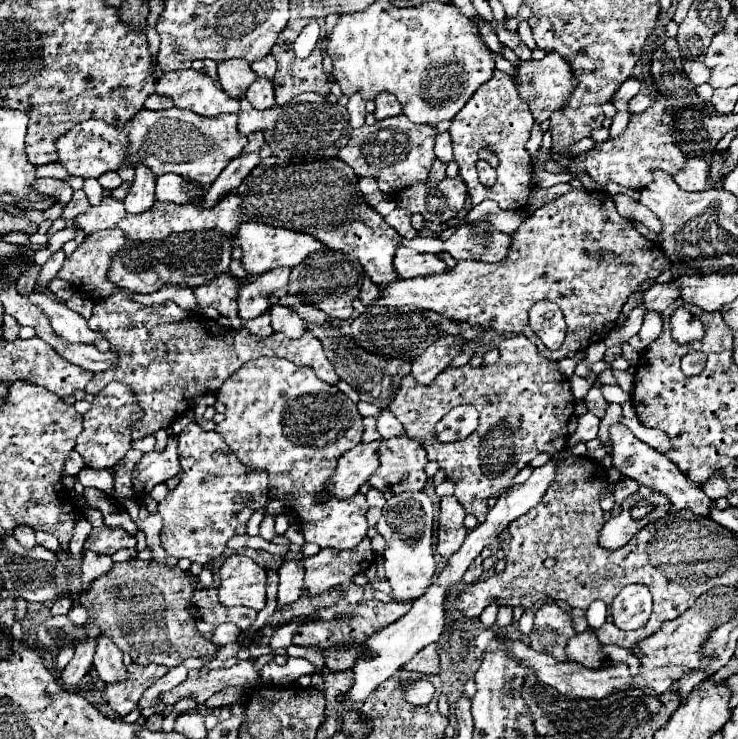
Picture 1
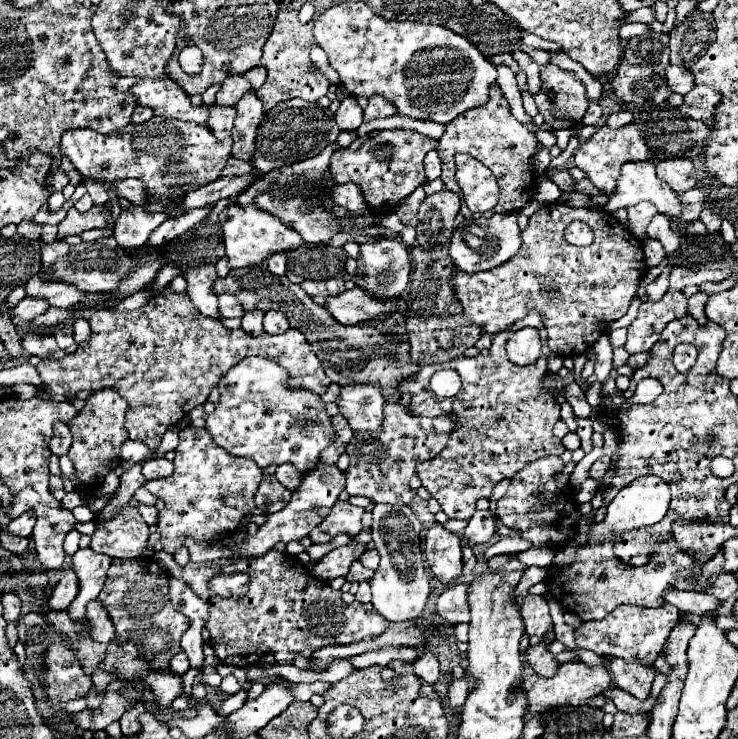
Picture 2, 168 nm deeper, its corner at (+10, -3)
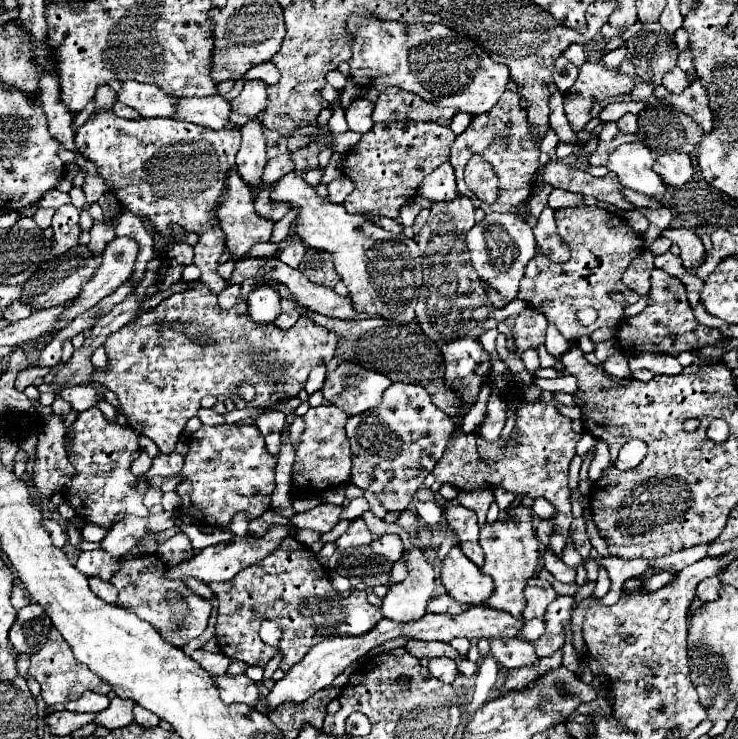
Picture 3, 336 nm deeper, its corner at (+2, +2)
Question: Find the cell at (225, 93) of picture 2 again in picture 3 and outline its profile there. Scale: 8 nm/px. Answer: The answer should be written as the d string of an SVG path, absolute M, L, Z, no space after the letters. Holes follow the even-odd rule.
M260 80L246 82L242 94L232 102L232 108L236 112L248 116L258 116L260 112L264 112L266 106L268 106L268 92L266 92L266 84Z

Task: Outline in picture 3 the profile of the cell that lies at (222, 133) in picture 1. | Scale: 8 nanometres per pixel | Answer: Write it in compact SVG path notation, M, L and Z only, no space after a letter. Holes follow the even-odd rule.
M98 112L74 130L74 146L98 166L100 178L110 186L120 206L138 218L148 218L154 230L156 256L148 262L144 278L134 286L132 294L136 294L136 300L156 294L158 270L168 266L166 252L170 244L180 242L172 228L178 224L186 234L202 234L218 226L212 210L224 188L228 170L234 166L240 148L240 130L212 130L172 118L124 120L114 112Z

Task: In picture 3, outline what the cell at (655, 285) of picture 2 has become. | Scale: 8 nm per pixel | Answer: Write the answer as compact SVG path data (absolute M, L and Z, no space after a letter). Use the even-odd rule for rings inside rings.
M688 228L664 230L661 235L670 238L672 242L676 242L680 246L680 256L686 258L690 268L698 268L700 264L704 264L704 260L706 260L704 244L692 230L688 230Z

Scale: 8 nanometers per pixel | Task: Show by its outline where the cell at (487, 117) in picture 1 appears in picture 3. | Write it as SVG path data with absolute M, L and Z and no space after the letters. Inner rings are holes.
M506 90L504 96L500 98L500 102L492 108L492 112L486 112L484 116L476 116L472 120L472 124L466 128L466 132L462 132L452 150L450 150L450 164L456 172L456 182L458 182L458 192L462 196L468 196L472 200L476 200L476 196L472 194L472 190L464 184L464 166L468 164L470 156L482 156L484 160L488 160L488 164L492 164L492 170L496 172L498 180L500 180L500 196L498 196L498 204L474 204L476 208L482 208L486 214L490 212L510 212L514 206L518 206L522 200L526 200L532 194L532 178L538 170L538 144L534 142L532 134L530 134L530 126L528 126L528 118L526 112L520 106L520 96L516 92Z

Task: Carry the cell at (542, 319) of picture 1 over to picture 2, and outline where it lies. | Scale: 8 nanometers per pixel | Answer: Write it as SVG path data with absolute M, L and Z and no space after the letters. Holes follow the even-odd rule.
M530 311L524 319L514 323L514 329L538 329L543 345L542 356L528 367L518 367L508 359L506 343L512 337L514 329L506 329L494 337L490 355L460 357L448 363L448 367L458 371L462 379L462 389L458 391L458 395L442 399L430 389L430 377L434 373L432 365L422 367L416 375L404 377L396 385L398 393L412 395L408 409L414 417L436 417L442 413L458 415L458 427L454 429L446 449L432 461L422 461L416 469L422 485L442 505L442 511L450 519L468 521L476 511L474 503L482 497L490 499L492 487L498 481L514 477L526 463L536 461L538 457L562 455L564 451L562 441L552 433L556 421L560 419L560 405L556 401L556 393L544 389L544 381L548 375L547 357L551 350L542 321L542 313Z

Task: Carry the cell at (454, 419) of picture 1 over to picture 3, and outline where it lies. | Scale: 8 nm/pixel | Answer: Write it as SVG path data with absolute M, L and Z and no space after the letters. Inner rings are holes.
M404 382L392 384L372 412L346 420L346 436L352 450L352 484L374 492L388 512L406 510L414 492L444 454L454 428L454 420L432 404L426 388Z

